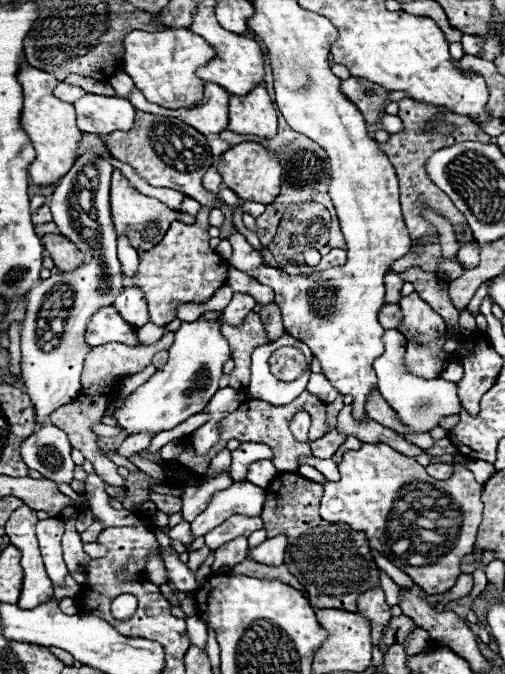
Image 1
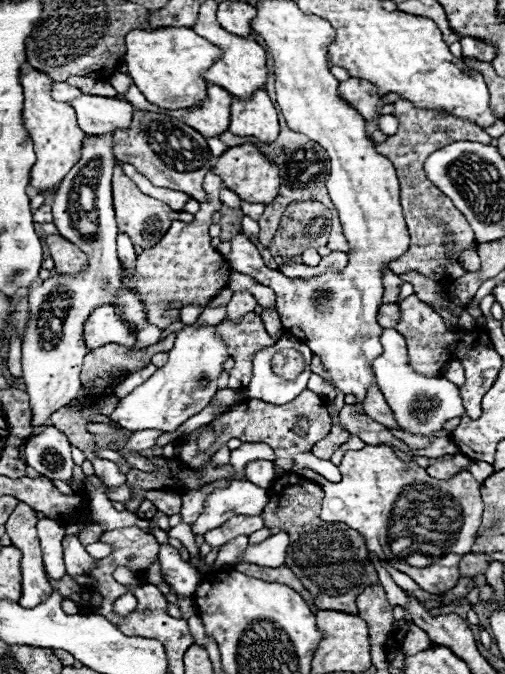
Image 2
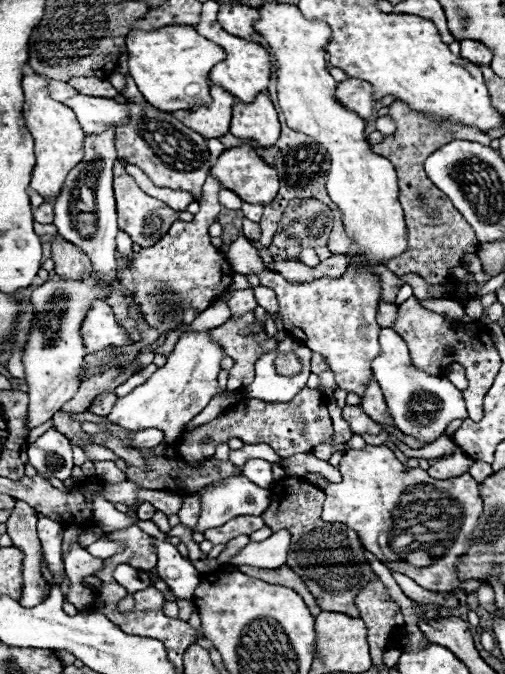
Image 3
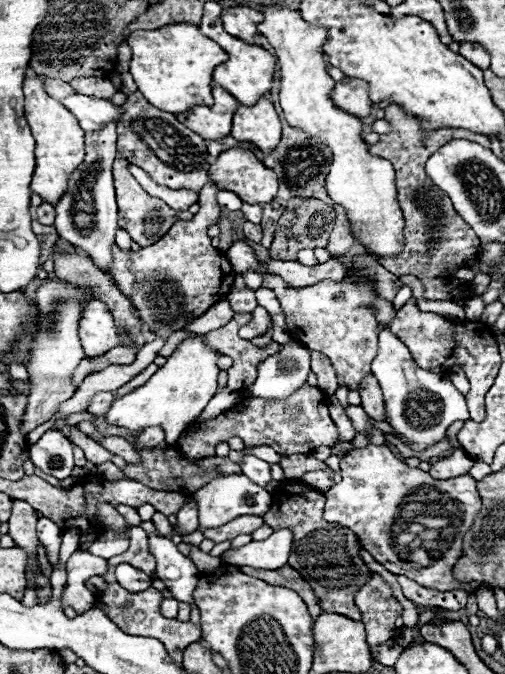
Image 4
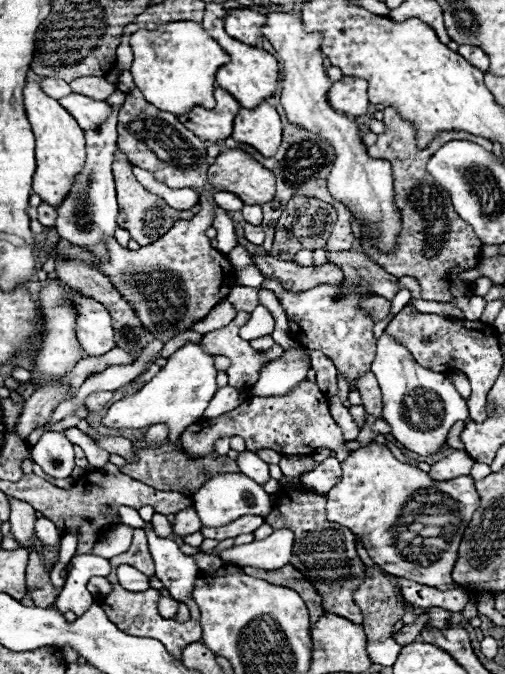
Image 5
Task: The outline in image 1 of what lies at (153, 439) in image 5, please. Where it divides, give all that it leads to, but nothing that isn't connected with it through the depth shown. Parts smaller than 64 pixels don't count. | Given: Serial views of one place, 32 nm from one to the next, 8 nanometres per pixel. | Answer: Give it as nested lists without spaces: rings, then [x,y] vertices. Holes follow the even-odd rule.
[[[146,432],[146,434],[132,434],[132,436],[128,436],[124,442],[122,442],[122,446],[120,448],[116,448],[114,452],[118,454],[118,456],[124,456],[124,458],[130,458],[132,454],[138,454],[138,452],[142,452],[148,444],[150,444],[150,440],[152,440],[152,432]]]

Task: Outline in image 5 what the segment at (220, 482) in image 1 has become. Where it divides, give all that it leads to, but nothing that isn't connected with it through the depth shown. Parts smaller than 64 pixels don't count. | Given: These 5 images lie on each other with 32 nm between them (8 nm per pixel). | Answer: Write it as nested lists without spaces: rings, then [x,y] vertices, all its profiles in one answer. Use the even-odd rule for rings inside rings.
[[[188,506],[186,510],[180,510],[180,514],[176,514],[176,522],[174,522],[174,536],[188,536],[200,530],[200,518],[196,514],[194,506]]]

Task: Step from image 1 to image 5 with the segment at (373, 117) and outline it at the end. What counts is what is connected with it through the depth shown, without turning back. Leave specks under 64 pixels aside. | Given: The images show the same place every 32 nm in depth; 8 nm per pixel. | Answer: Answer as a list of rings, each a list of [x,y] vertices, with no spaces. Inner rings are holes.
[[[342,78],[334,82],[328,92],[332,108],[342,110],[348,116],[366,116],[370,110],[368,82],[362,78]]]

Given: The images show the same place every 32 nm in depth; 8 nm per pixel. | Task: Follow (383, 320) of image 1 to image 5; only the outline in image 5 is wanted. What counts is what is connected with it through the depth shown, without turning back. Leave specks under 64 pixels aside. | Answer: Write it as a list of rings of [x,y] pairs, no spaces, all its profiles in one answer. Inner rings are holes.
[[[372,296],[360,304],[360,308],[366,310],[374,320],[386,320],[390,316],[390,306],[392,304],[382,296]]]

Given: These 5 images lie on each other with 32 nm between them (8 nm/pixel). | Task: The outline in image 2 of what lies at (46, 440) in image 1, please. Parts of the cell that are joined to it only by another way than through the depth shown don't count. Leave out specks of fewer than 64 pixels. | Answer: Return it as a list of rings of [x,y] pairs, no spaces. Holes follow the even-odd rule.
[[[46,426],[40,434],[30,436],[24,444],[24,460],[30,468],[52,480],[72,480],[72,456],[70,442],[64,432],[54,426]]]

